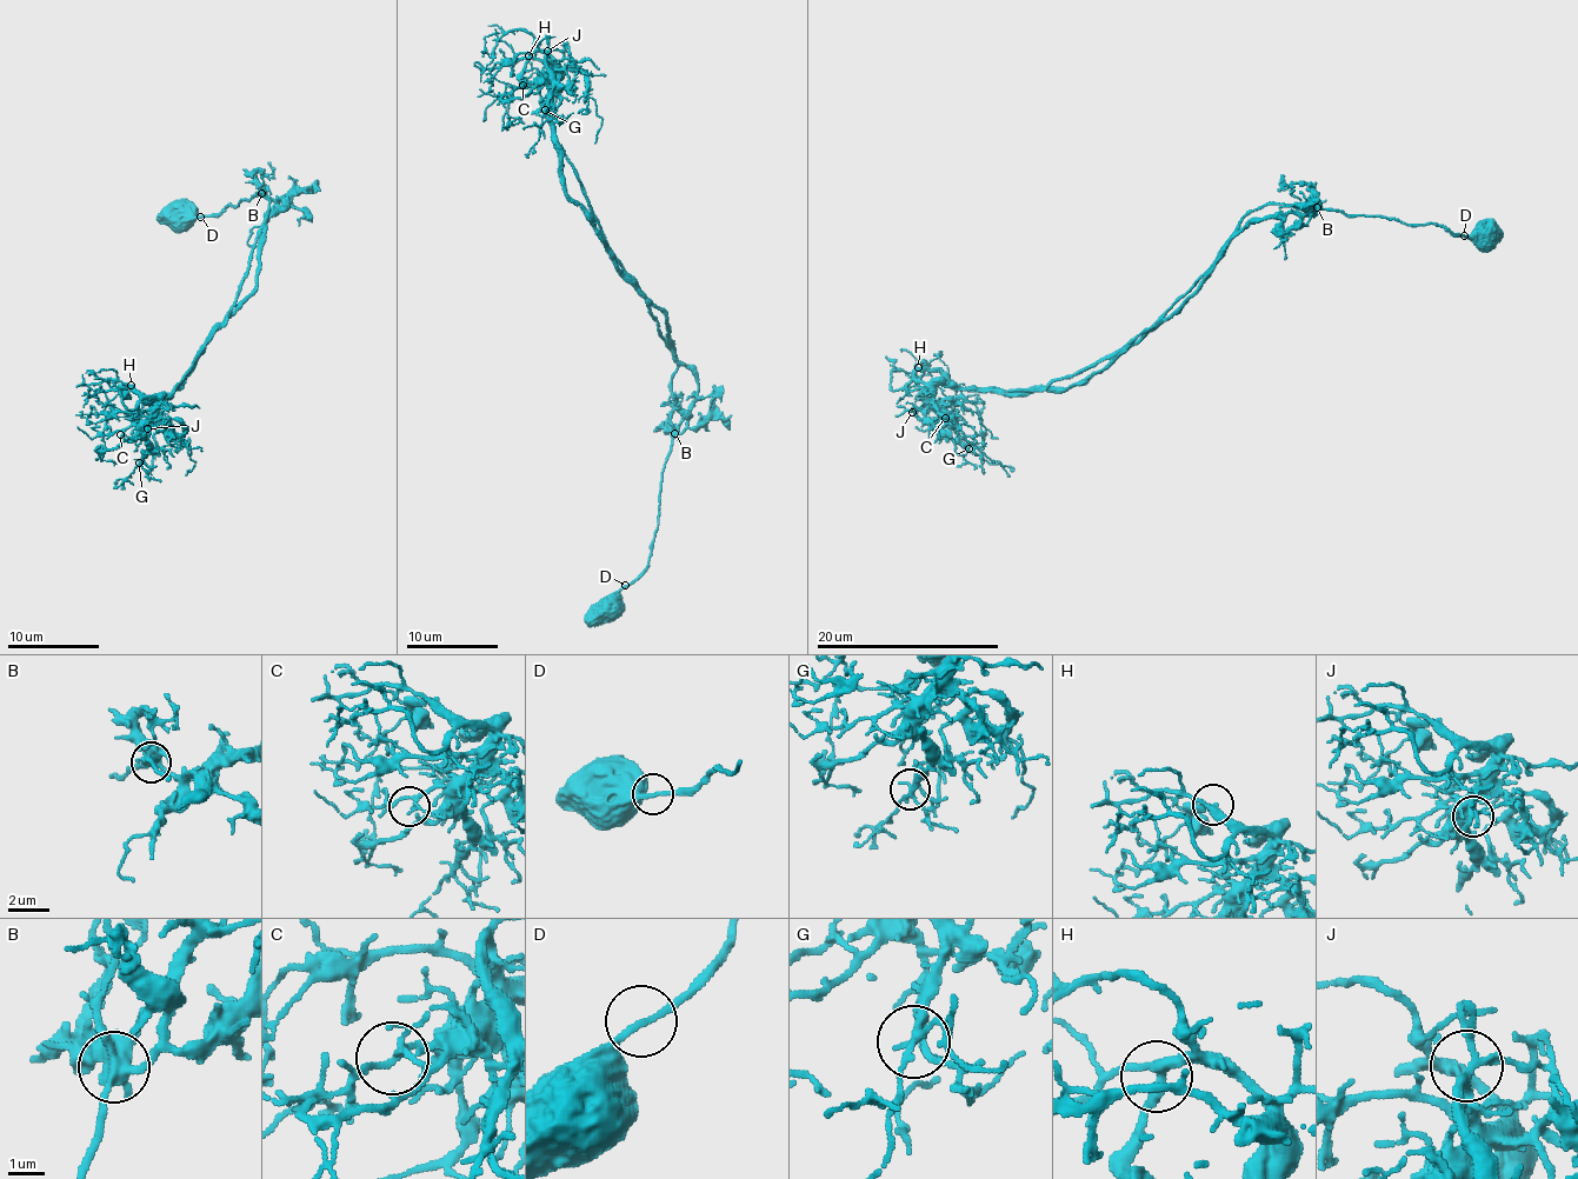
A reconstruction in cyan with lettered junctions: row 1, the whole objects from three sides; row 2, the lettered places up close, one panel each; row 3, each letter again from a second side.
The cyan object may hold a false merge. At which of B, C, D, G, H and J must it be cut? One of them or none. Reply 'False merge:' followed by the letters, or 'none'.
False merge: none

